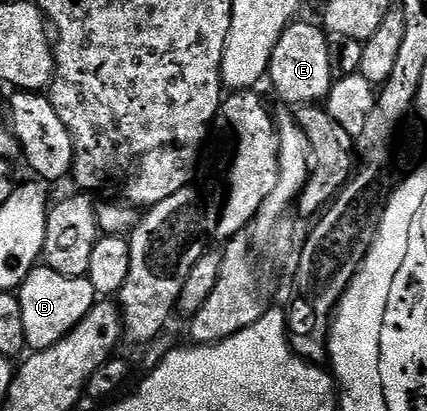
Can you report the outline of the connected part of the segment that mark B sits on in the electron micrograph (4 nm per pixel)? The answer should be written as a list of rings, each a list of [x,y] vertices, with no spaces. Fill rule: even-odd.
[[[47,266],[33,268],[24,280],[24,285],[18,289],[18,295],[22,306],[22,322],[26,325],[26,342],[32,350],[57,344],[93,311],[92,303],[98,300],[94,286],[87,278],[58,274]]]

